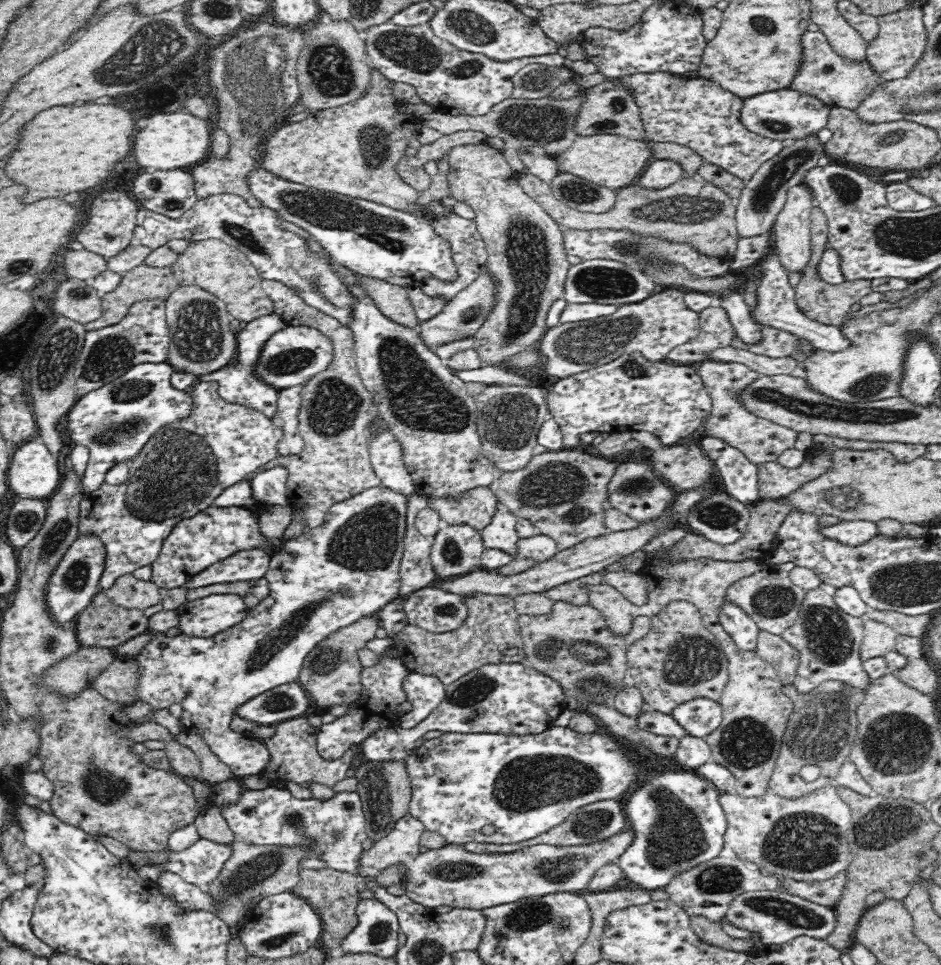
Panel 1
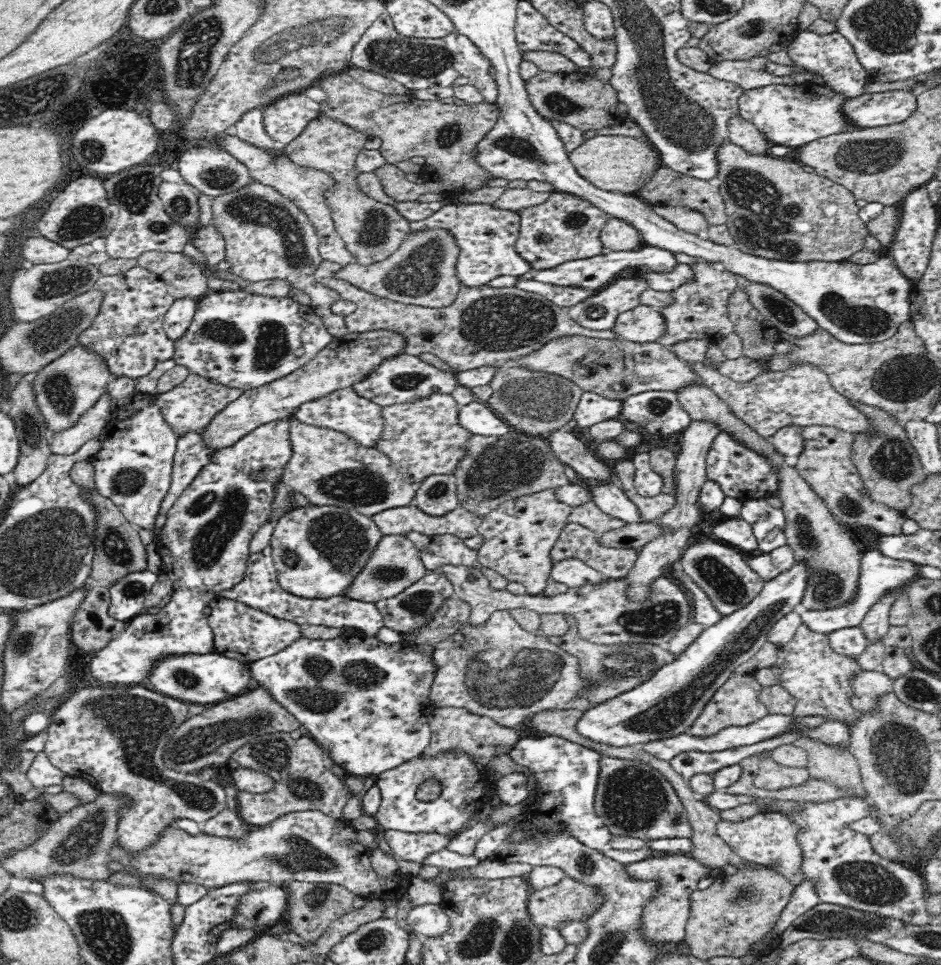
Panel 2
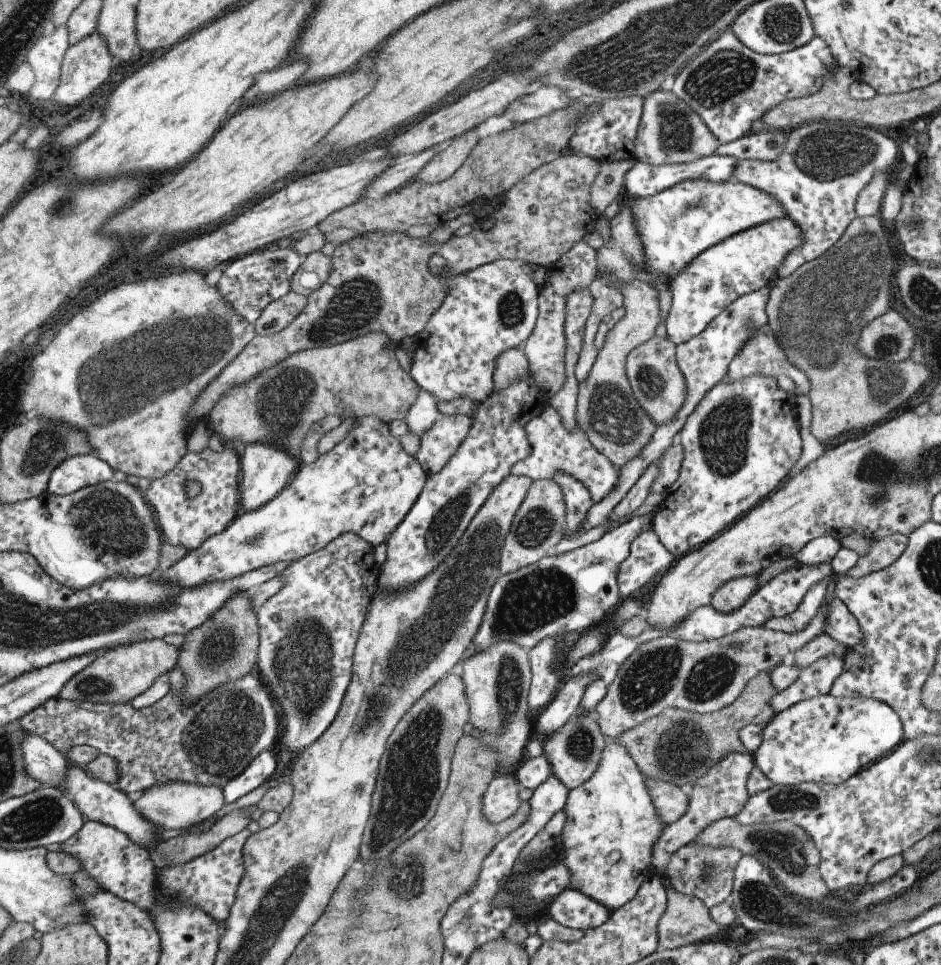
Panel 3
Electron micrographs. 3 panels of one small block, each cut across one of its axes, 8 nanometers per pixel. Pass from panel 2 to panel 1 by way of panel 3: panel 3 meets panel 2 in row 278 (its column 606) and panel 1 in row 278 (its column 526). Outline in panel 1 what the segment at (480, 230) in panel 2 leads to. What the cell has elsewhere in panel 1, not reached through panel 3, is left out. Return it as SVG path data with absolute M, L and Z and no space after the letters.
M456 213L438 215L432 218L432 228L434 232L445 238L450 243L454 264L457 270L457 277L453 281L440 281L434 277L426 277L421 284L424 294L430 297L442 297L444 301L454 298L463 288L474 282L480 276L481 270L487 263L487 250L483 238L478 232L475 219L465 219Z

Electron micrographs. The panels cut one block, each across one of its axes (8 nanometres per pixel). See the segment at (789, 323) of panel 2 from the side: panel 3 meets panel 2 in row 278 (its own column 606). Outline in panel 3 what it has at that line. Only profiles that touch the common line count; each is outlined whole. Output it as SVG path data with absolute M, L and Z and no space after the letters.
M580 710L561 729L543 740L543 754L551 764L551 770L571 790L584 784L599 767L602 753L608 740L600 732L599 724L592 713Z

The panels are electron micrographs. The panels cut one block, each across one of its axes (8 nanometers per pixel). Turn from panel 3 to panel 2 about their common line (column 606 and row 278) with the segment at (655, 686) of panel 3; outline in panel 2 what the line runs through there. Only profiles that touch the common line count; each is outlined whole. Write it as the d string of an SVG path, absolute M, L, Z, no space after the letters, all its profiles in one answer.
M696 261L691 268L693 281L679 286L668 292L673 296L673 303L658 309L665 320L664 336L658 338L656 343L672 346L684 340L710 340L720 341L730 333L734 333L734 324L729 319L728 301L736 288L740 286L739 276L724 271L721 267L712 266L709 261Z

